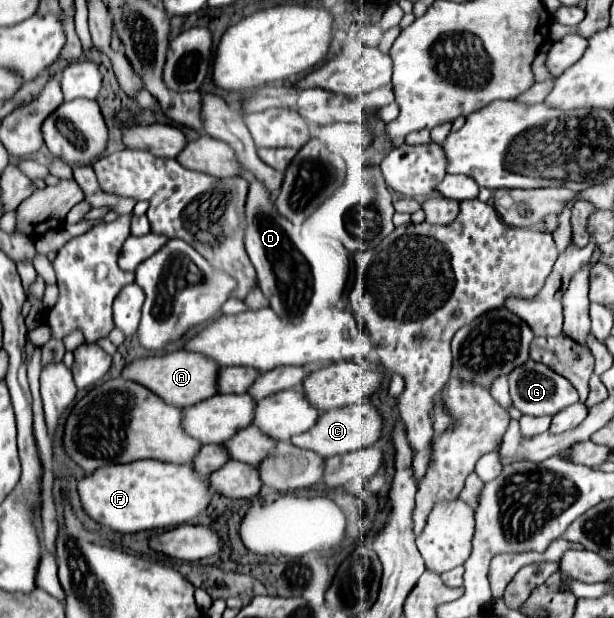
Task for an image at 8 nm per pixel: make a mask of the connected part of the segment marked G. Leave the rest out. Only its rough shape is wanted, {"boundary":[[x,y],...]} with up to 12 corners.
{"boundary":[[543,363],[509,373],[513,407],[555,415],[579,401],[573,385]]}

